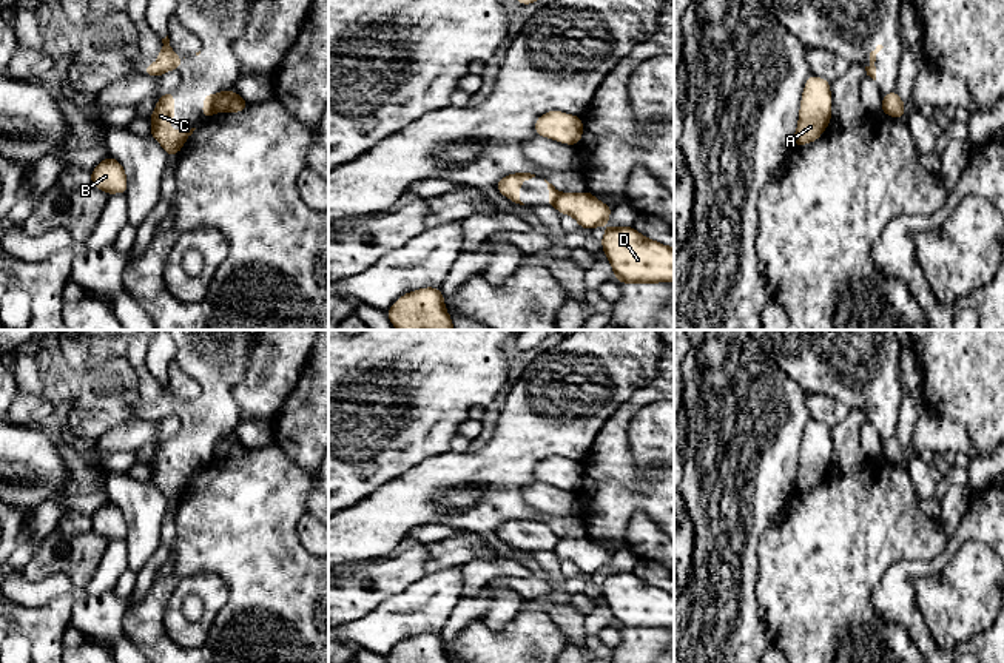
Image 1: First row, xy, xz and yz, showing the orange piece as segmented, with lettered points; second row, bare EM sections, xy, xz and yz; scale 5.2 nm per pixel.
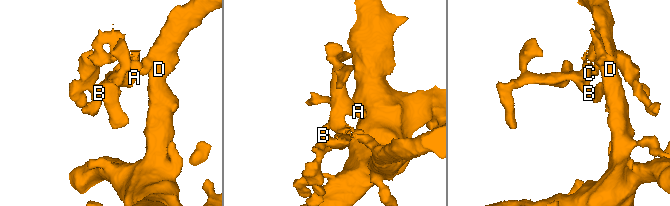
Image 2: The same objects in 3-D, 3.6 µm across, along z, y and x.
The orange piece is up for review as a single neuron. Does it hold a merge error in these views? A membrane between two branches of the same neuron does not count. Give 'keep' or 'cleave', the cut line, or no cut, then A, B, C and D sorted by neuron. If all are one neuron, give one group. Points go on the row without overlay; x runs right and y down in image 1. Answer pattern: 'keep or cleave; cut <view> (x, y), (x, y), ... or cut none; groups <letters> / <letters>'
cleave; cut xy (215, 441), (213, 457); groups A B C / D

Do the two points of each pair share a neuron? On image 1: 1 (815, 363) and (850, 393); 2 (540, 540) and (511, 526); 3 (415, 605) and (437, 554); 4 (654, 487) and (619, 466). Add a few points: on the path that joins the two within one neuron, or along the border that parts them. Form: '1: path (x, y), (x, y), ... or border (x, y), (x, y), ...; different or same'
1: path (824, 369), (841, 384); same
2: path (532, 537), (518, 532); same
3: border (461, 566), (426, 574); different
4: path (645, 487), (640, 487), (628, 475); same

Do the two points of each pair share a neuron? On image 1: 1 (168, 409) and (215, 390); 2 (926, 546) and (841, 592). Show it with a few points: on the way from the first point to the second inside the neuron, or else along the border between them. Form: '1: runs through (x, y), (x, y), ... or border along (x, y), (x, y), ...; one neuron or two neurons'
1: runs through (179, 409), (196, 409), (204, 401); one neuron
2: runs through (904, 546), (887, 546), (862, 571); one neuron

